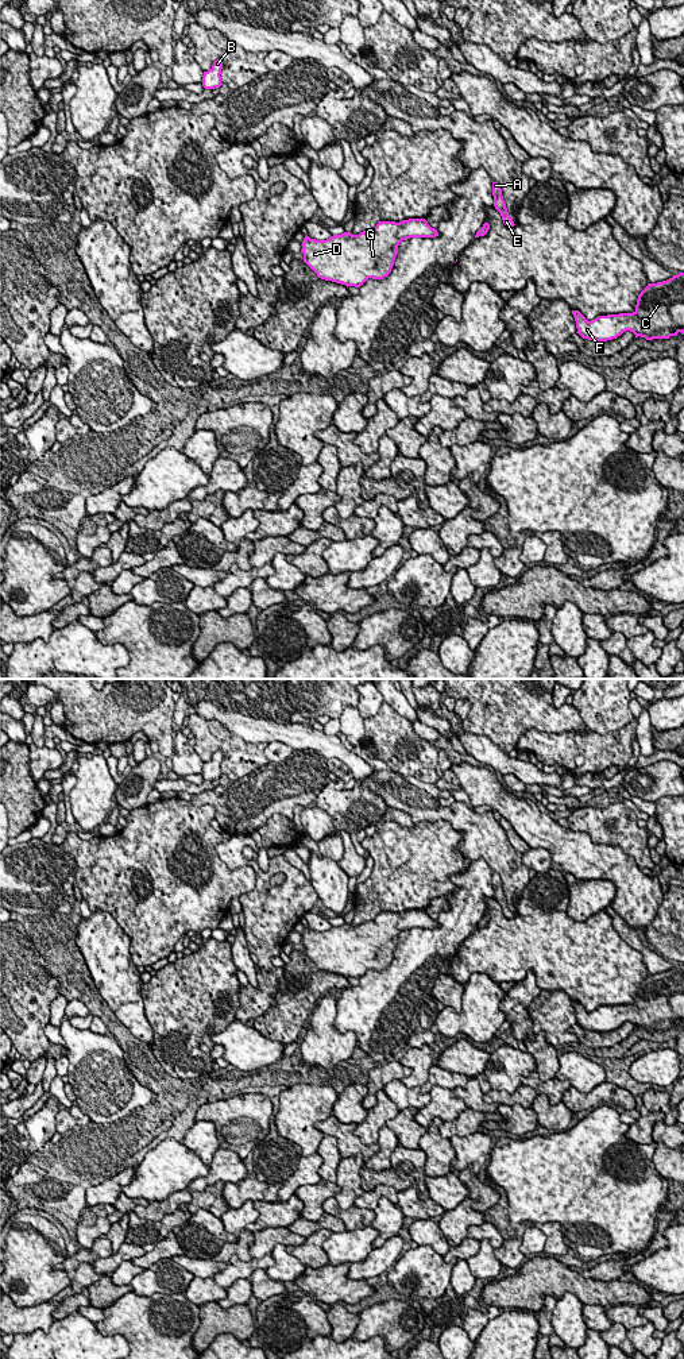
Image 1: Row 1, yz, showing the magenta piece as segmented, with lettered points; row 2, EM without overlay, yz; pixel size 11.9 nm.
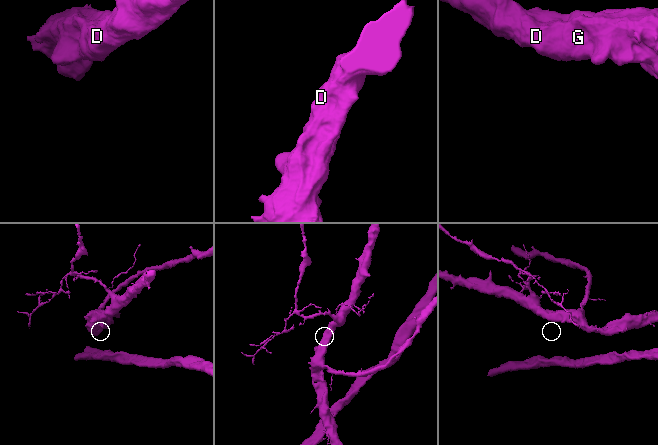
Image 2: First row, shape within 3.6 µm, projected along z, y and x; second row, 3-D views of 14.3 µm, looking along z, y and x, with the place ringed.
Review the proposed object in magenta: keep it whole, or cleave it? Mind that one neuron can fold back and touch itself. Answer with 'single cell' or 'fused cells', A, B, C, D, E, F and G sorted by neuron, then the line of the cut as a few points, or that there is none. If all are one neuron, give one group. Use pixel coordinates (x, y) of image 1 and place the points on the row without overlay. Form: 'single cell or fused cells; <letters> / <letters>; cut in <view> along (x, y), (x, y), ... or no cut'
single cell; A B C D E F G; no cut

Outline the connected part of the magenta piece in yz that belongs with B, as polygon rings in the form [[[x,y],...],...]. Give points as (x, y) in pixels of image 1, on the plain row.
[[[217,750],[213,753],[212,758],[208,762],[204,762],[202,777],[205,780],[215,780],[221,777],[221,760],[223,752]]]

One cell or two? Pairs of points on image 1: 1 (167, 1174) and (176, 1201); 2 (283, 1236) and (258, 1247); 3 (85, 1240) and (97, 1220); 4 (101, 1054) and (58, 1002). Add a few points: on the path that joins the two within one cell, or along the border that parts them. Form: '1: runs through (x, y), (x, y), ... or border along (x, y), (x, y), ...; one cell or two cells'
1: border along (186, 1188), (173, 1192), (165, 1199), (149, 1201); two cells
2: runs through (277, 1236), (270, 1236), (265, 1242); one cell
3: runs through (87, 1235), (92, 1226); one cell
4: border along (65, 1016), (58, 1026); two cells

